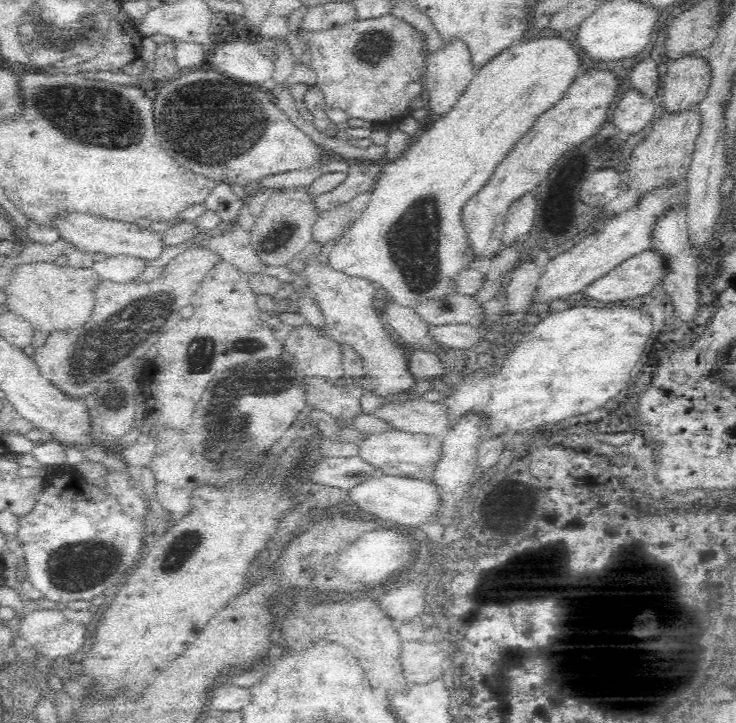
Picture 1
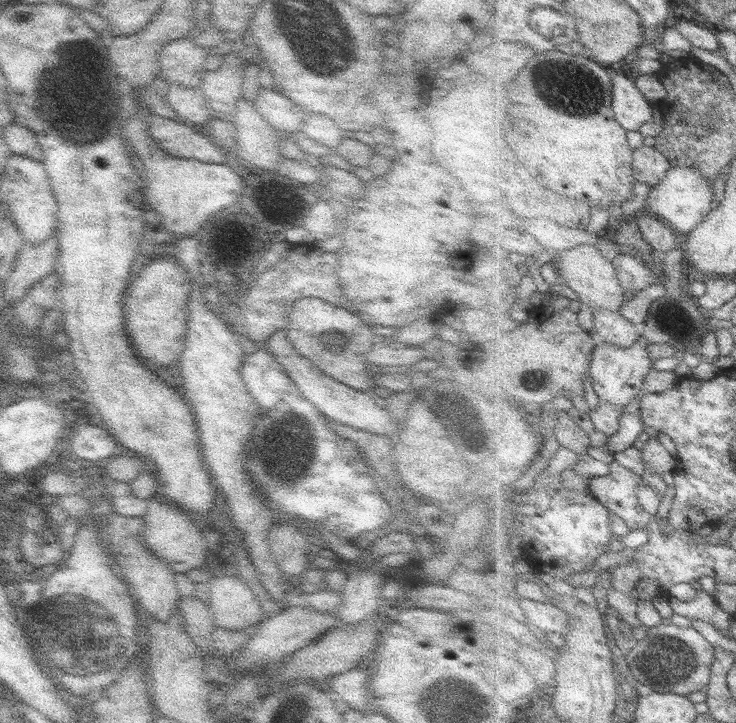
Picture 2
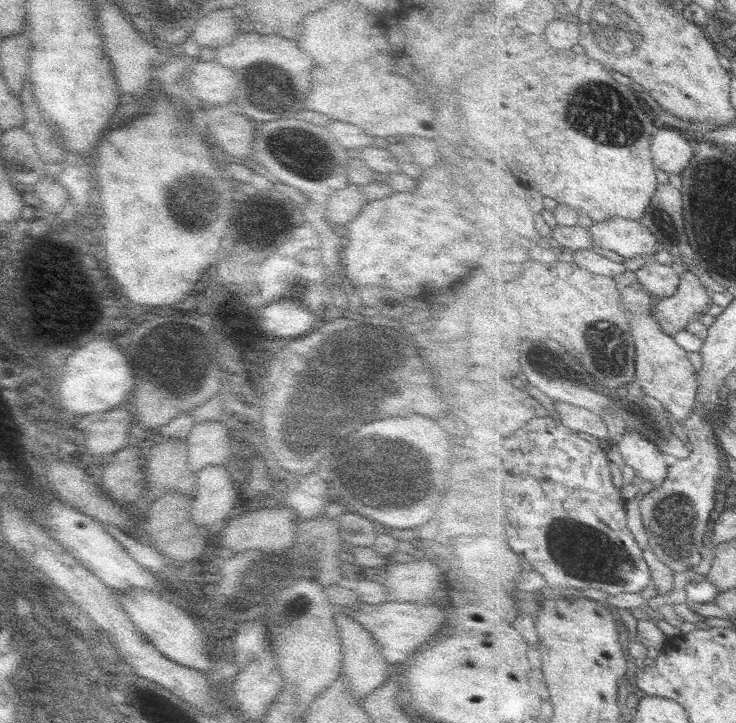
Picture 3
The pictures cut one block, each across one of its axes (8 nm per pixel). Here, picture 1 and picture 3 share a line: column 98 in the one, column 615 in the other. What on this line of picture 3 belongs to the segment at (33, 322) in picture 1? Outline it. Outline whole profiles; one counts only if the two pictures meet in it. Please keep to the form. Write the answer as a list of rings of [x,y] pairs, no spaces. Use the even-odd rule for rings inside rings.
[[[633,271],[625,272],[619,276],[613,276],[618,282],[622,294],[622,305],[628,310],[632,320],[629,322],[637,348],[636,375],[637,382],[648,396],[658,400],[662,406],[673,414],[671,419],[674,424],[683,424],[690,417],[697,405],[698,375],[695,365],[689,360],[689,354],[682,346],[677,344],[674,336],[667,334],[659,326],[658,319],[653,309],[656,299],[638,281]]]

